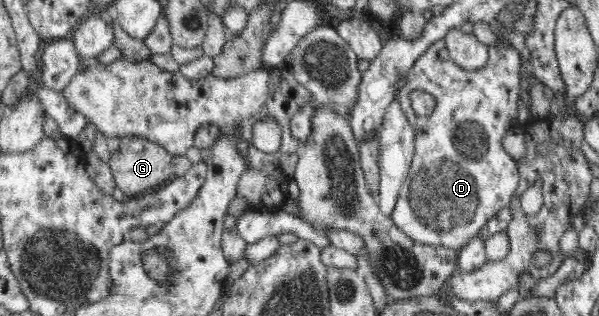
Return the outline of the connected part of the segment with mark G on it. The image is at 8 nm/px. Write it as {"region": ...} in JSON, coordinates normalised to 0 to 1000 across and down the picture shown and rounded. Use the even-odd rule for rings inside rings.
{"region":[[[209,430],[200,440],[200,465],[184,494],[180,516],[187,538],[194,589],[209,623],[234,617],[239,604],[255,601],[265,582],[280,573],[285,554],[285,509],[289,494],[267,456],[252,449],[249,440],[229,430]]]}

